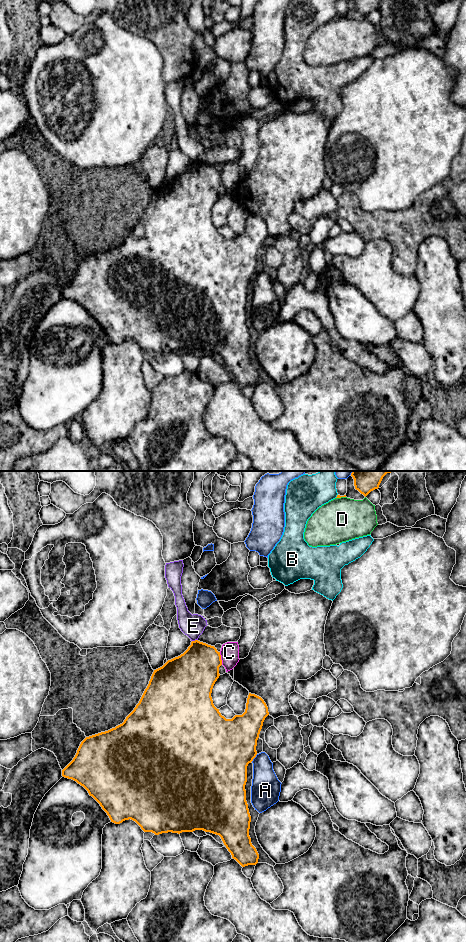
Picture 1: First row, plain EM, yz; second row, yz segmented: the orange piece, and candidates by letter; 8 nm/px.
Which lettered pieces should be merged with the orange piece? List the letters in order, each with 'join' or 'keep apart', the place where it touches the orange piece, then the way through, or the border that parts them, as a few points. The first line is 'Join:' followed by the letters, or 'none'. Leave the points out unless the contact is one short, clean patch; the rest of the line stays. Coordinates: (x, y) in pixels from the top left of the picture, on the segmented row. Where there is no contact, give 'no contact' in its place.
Join: none
A: keep apart | yz (254, 757)
B: keep apart | yz (337, 496)
C: keep apart | yz (220, 658) | along yz (219, 652), (222, 664)
D: keep apart | yz (340, 497)
E: keep apart | yz (195, 640)

